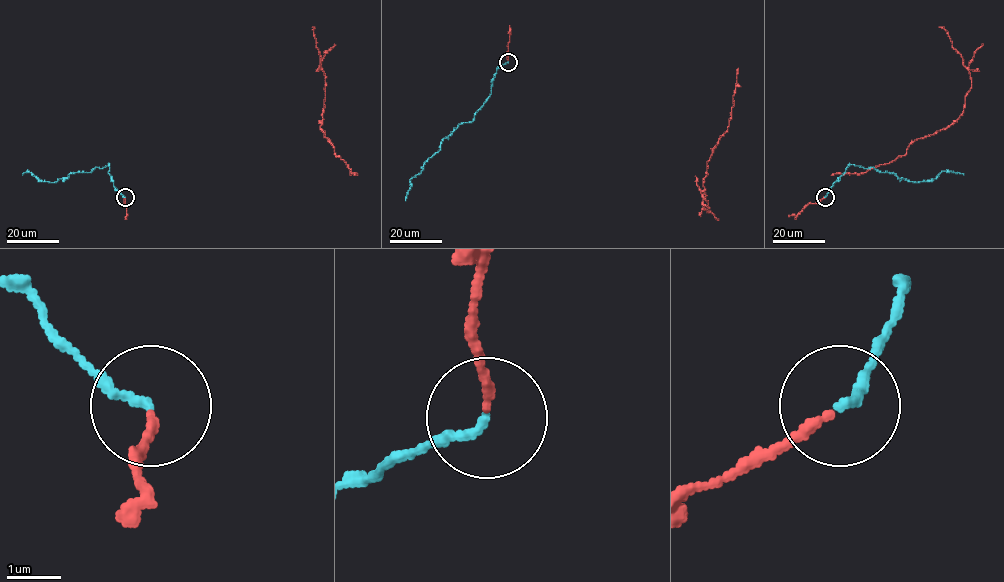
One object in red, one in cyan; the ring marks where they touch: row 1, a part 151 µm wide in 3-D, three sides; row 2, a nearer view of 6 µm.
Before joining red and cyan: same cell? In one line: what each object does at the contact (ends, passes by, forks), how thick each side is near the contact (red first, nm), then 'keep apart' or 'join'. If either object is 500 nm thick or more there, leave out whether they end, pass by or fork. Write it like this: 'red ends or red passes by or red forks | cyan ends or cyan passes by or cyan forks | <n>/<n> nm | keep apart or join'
red ends | cyan ends | 160/160 nm | join

